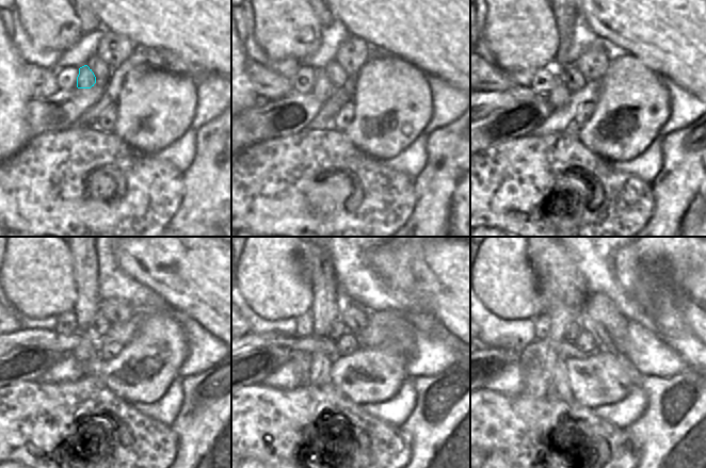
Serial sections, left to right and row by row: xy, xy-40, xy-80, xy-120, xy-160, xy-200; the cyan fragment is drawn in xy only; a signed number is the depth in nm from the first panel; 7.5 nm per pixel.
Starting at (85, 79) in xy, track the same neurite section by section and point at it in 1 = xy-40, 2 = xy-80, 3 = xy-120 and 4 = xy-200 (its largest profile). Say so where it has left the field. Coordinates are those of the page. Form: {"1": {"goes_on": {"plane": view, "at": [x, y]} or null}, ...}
{"1": {"goes_on": {"plane": "xy-40", "at": [322, 90]}}, "2": {"goes_on": {"plane": "xy-80", "at": [560, 95]}}, "3": {"goes_on": {"plane": "xy-120", "at": [64, 343]}}, "4": {"goes_on": {"plane": "xy-200", "at": [560, 388]}}}

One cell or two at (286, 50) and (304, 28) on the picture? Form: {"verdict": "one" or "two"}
{"verdict": "one"}

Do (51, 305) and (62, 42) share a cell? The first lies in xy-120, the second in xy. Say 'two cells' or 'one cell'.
one cell

